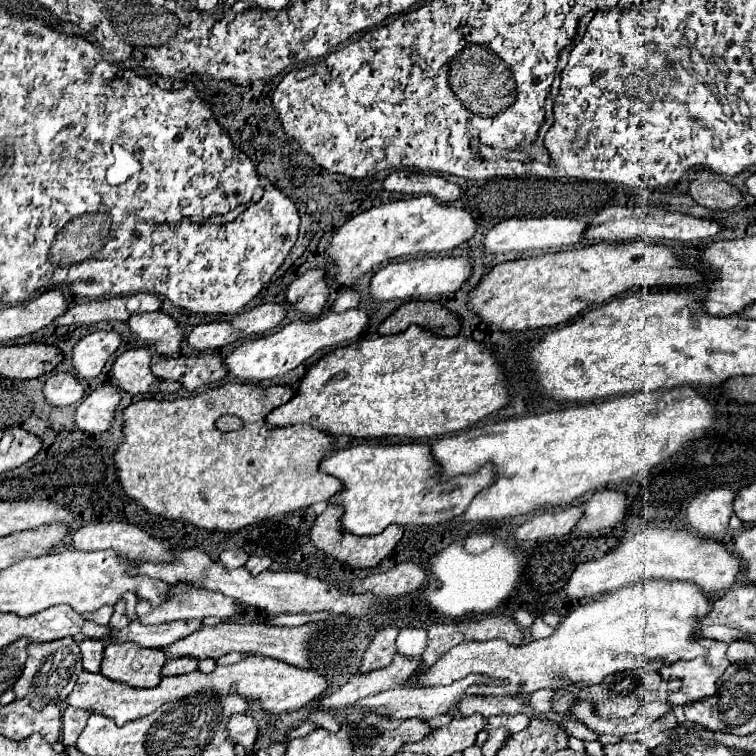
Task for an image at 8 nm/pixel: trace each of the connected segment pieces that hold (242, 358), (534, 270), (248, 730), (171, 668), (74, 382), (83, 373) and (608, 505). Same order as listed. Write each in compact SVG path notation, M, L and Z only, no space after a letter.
M348 309L348 311L328 311L324 317L310 319L310 321L292 321L286 323L282 329L278 329L272 335L246 339L240 347L236 347L230 355L224 357L224 367L228 369L228 375L236 377L244 383L260 383L264 379L280 377L294 369L296 365L304 363L308 357L312 357L316 351L324 347L338 345L342 341L348 341L352 337L358 337L368 321L366 311L360 309Z
M648 241L594 243L580 249L494 265L470 291L468 307L482 321L494 323L500 331L524 331L560 325L580 311L600 305L634 285L690 285L698 279L700 275L690 267L682 267L664 245Z
M244 713L244 715L230 715L228 717L228 737L234 741L234 743L240 743L244 749L252 749L254 741L256 741L256 735L258 735L258 727L252 719L252 715Z
M170 659L164 669L162 669L162 675L182 675L182 673L190 673L190 671L196 671L198 669L198 661L196 659Z
M56 373L46 379L42 385L42 393L48 405L62 407L78 403L84 395L84 387L78 383L78 379L70 373Z
M94 331L86 337L82 337L72 347L72 365L74 373L80 379L96 377L108 357L118 349L120 335L114 331Z
M598 491L584 505L584 515L578 521L576 530L582 535L595 535L614 527L626 515L626 495L620 491Z

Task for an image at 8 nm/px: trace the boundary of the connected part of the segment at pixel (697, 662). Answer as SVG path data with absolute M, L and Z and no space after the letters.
M706 639L706 641L708 641L706 657L696 657L692 661L676 661L674 665L664 667L660 671L664 679L682 681L680 691L670 695L672 705L686 705L714 695L718 677L722 677L722 673L732 665L732 661L726 657L728 651L726 643L714 639Z

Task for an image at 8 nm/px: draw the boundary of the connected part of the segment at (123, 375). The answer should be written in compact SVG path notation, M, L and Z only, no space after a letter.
M146 347L128 349L116 357L110 377L116 379L116 385L128 393L146 393L152 389L156 377L150 371L152 351Z

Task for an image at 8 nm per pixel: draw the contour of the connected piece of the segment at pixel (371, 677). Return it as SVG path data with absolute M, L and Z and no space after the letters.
M396 655L394 661L378 671L354 675L346 685L336 689L334 693L322 697L318 701L320 711L344 711L344 707L350 707L352 703L358 703L360 699L368 695L376 695L380 691L400 687L408 681L410 675L420 671L420 659L406 659L402 655Z

